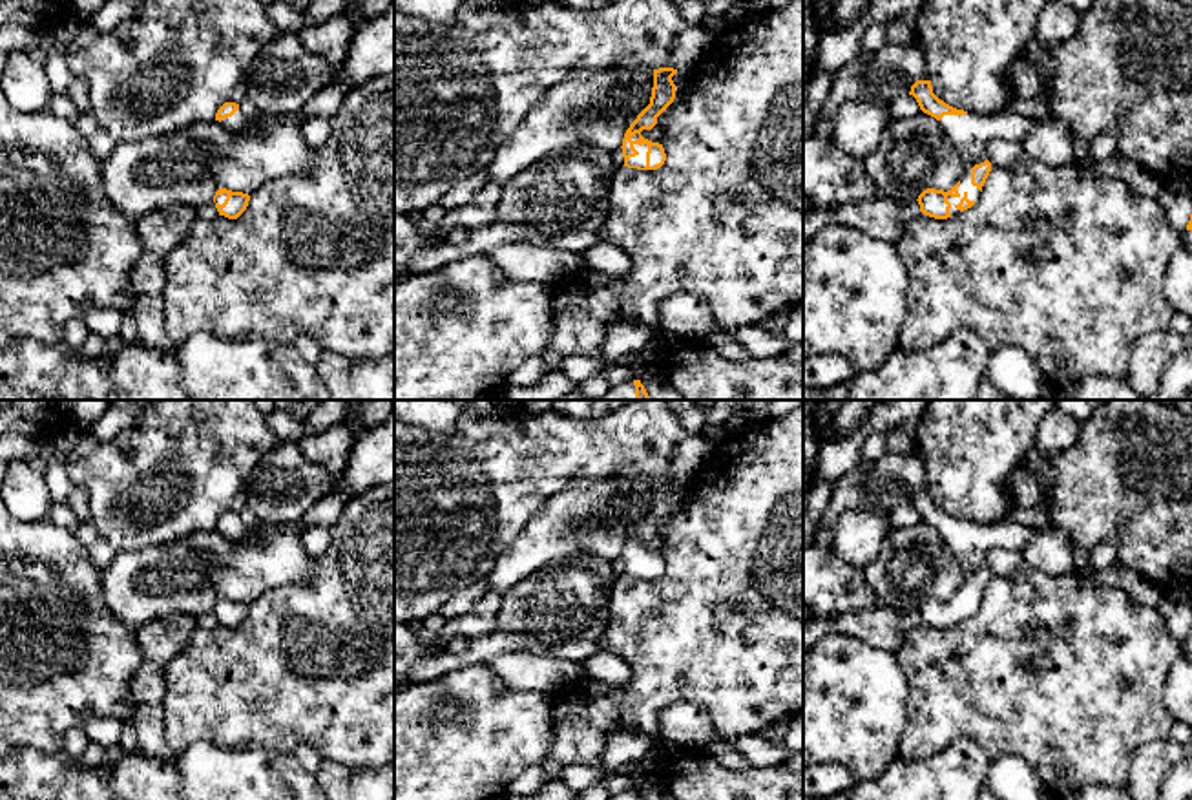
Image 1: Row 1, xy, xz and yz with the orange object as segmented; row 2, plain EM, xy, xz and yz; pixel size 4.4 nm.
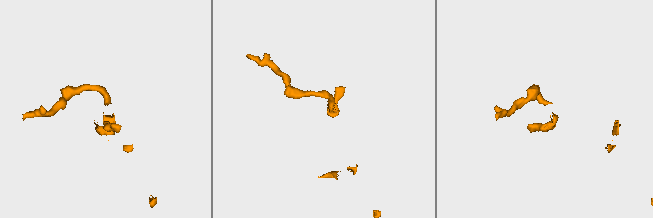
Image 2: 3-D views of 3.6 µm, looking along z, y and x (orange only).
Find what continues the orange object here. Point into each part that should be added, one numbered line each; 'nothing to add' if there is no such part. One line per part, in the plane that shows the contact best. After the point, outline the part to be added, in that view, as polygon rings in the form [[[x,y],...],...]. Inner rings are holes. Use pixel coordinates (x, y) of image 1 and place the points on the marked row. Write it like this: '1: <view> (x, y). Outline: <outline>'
1: xz (639, 159). Outline: [[[633,144],[633,148],[639,152],[635,157],[630,157],[628,159],[628,164],[630,166],[641,166],[641,168],[644,168],[646,166],[646,152],[648,152],[648,146],[646,144],[643,144],[643,146],[639,146],[639,144]]]

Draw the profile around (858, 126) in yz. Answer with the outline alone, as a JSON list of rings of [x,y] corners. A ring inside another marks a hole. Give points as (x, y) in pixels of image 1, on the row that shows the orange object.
[[[849,100],[834,115],[831,139],[851,157],[863,161],[893,121],[889,106],[878,100]]]

